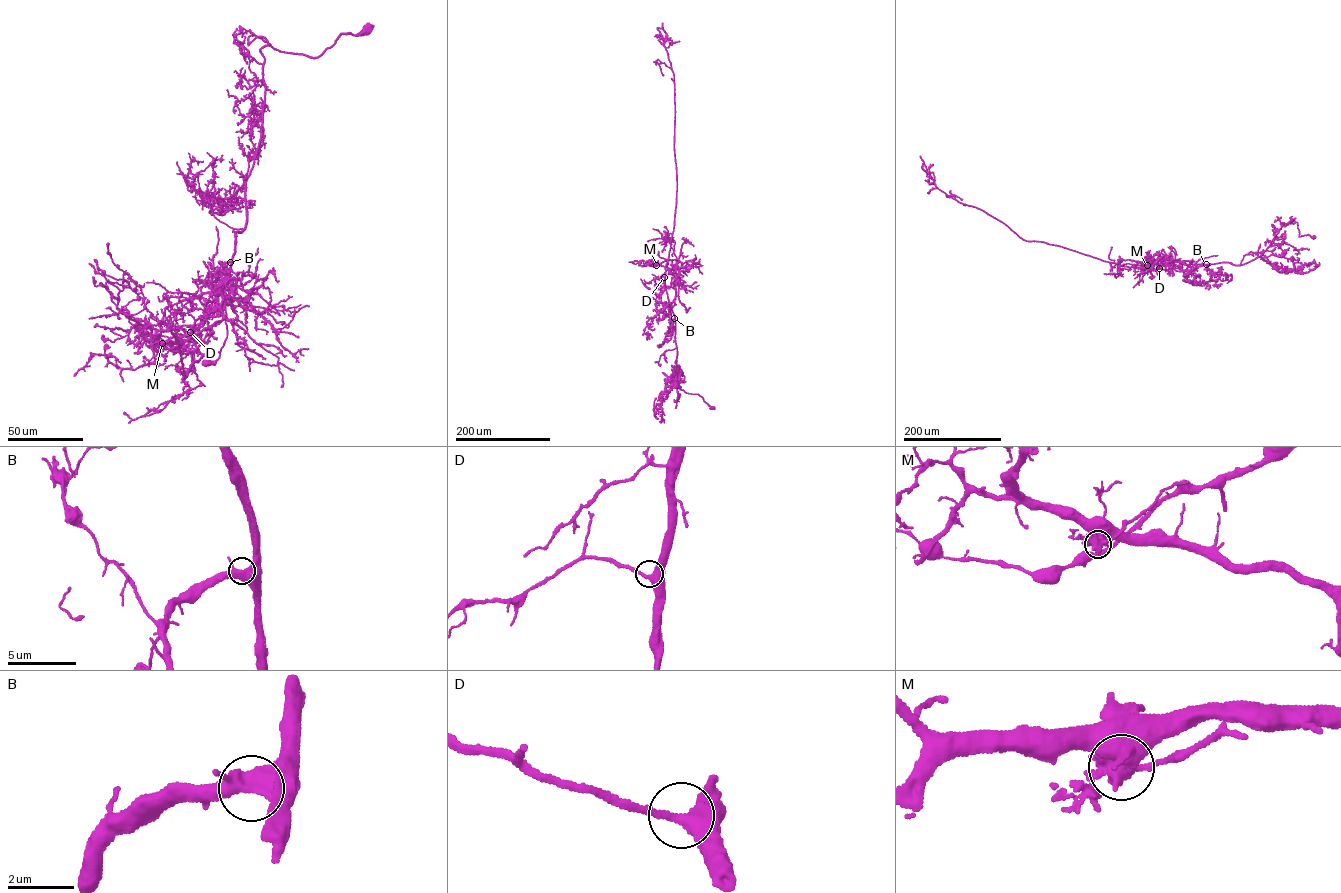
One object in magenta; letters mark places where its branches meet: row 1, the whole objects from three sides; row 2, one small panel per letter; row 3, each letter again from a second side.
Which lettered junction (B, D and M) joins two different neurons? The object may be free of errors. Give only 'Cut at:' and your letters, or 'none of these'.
Cut at: M

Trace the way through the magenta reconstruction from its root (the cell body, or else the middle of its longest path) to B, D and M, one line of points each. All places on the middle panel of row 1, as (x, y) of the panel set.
B: (712, 408), (698, 394), (686, 393), (677, 386), (684, 376), (676, 364), (674, 318)
D: (712, 408), (698, 394), (686, 393), (677, 386), (684, 376), (676, 364), (675, 317), (664, 277)
M: (712, 408), (698, 394), (677, 386), (684, 376), (676, 364), (675, 317), (665, 288), (665, 267), (656, 265)

